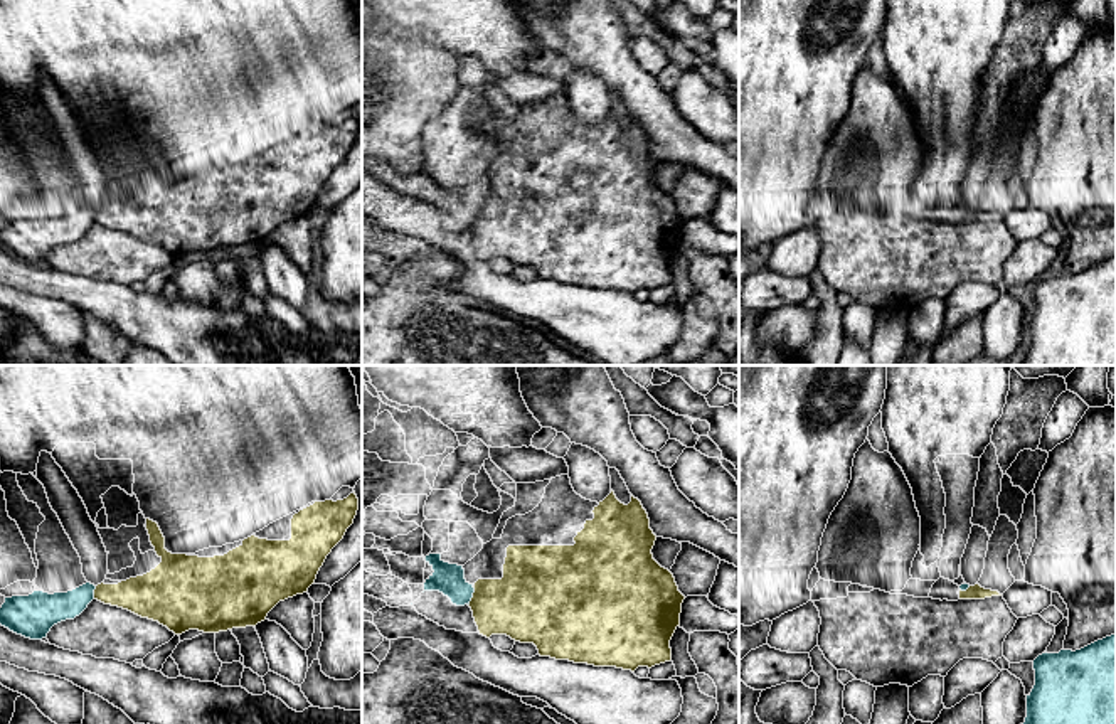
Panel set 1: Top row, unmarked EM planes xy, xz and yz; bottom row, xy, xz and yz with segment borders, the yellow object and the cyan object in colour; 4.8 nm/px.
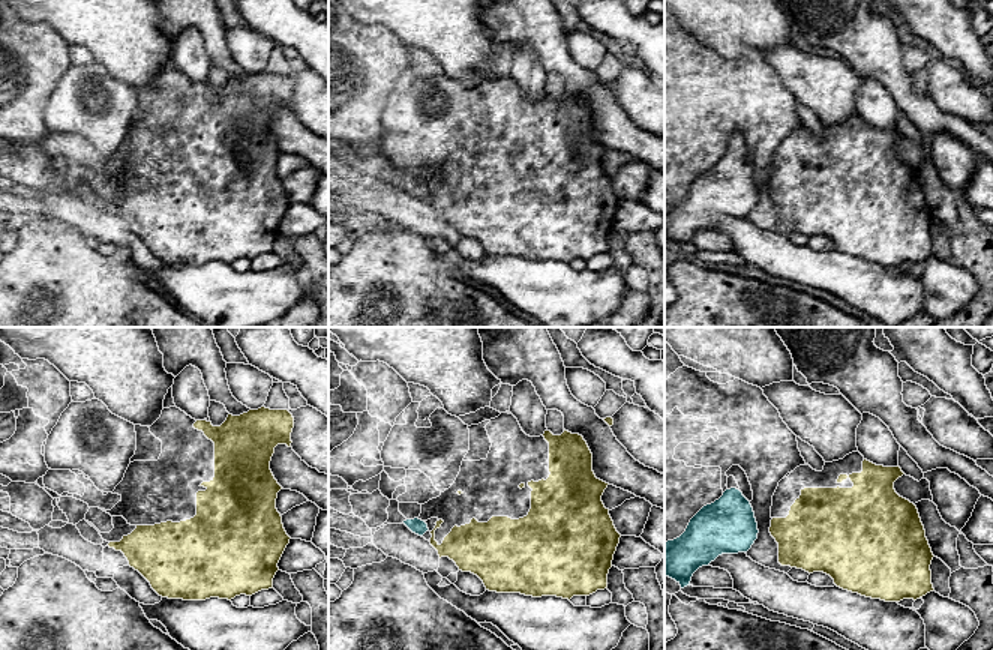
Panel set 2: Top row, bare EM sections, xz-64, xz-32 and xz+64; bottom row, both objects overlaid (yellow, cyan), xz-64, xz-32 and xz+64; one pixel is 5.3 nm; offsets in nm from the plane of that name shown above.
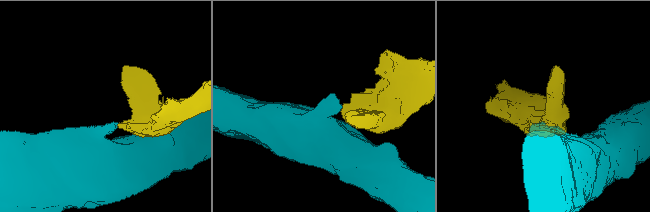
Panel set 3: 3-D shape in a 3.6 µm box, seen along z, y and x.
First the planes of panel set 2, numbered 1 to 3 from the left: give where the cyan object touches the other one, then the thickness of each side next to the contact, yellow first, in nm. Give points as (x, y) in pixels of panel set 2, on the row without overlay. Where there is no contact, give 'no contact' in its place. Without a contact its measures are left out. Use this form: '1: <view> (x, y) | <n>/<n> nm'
1: no contact
2: no contact
3: no contact

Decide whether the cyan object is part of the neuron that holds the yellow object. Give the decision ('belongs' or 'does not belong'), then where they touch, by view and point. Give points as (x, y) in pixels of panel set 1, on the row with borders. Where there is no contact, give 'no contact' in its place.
does not belong; contact xz (473, 596)

